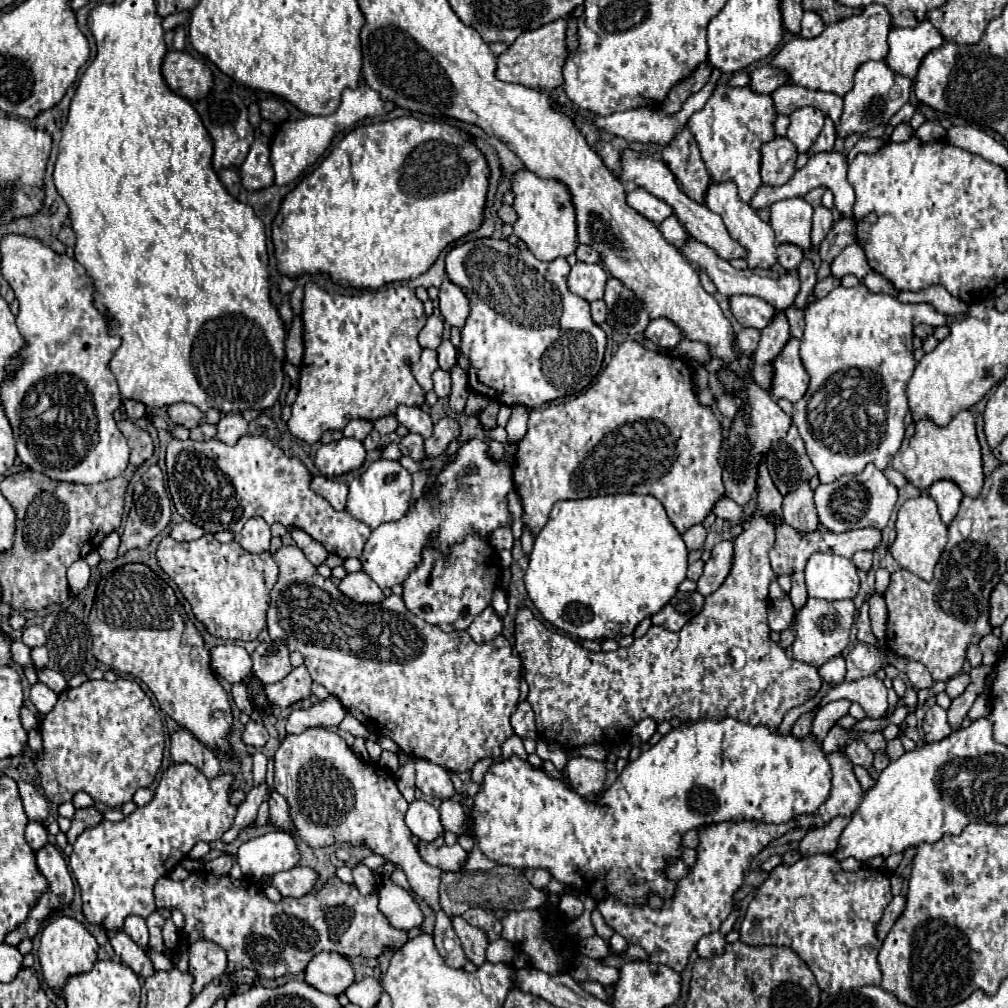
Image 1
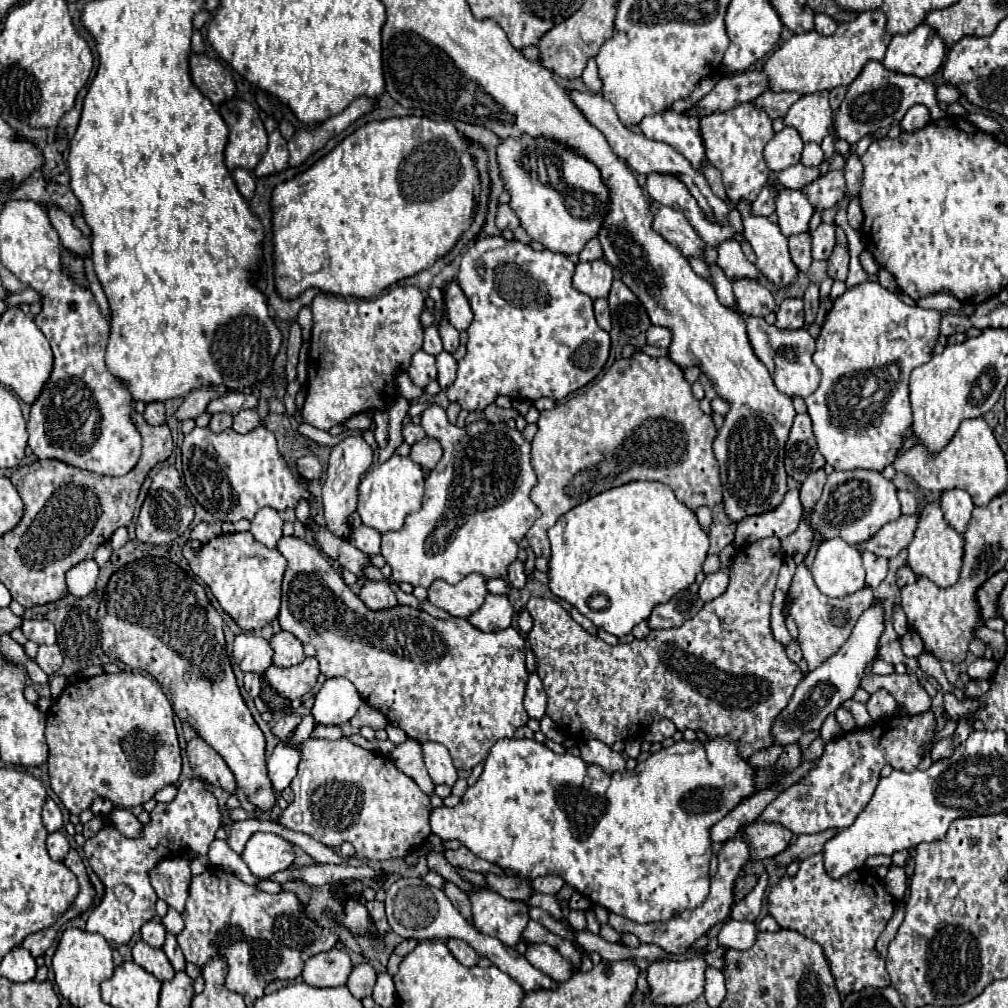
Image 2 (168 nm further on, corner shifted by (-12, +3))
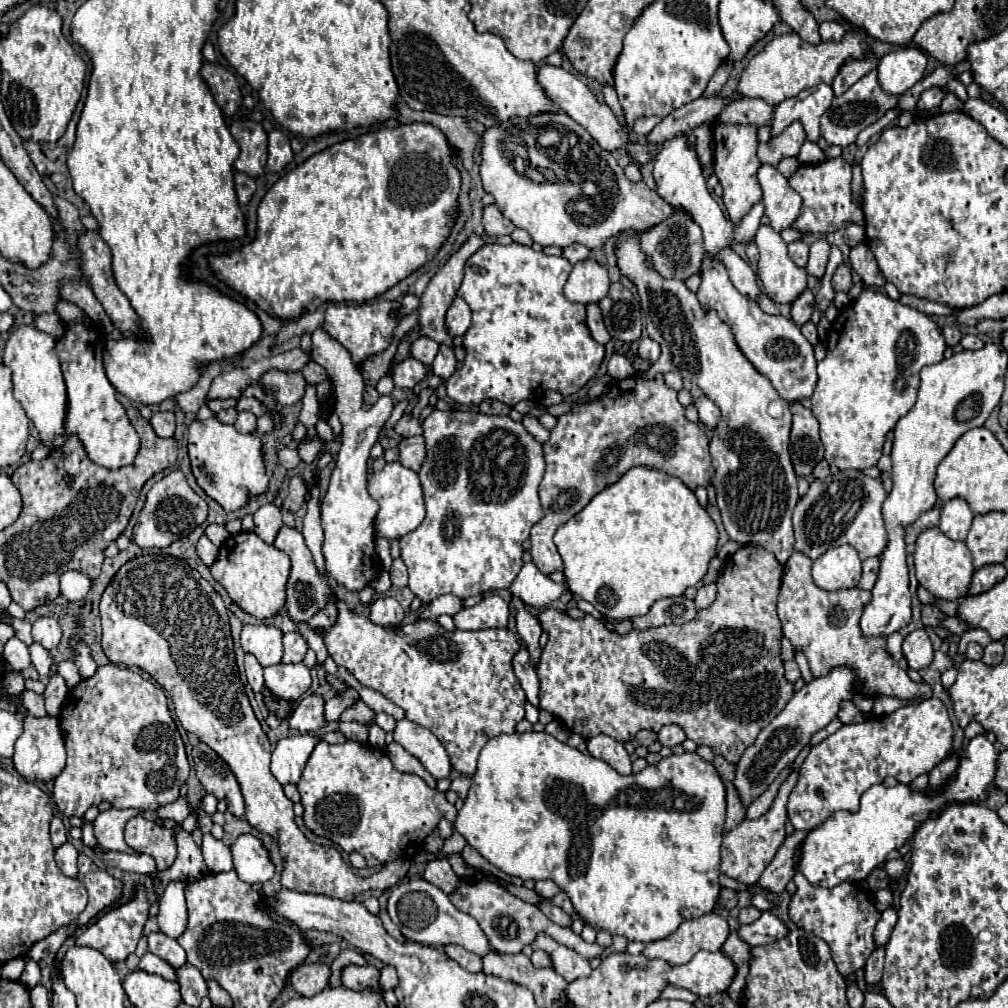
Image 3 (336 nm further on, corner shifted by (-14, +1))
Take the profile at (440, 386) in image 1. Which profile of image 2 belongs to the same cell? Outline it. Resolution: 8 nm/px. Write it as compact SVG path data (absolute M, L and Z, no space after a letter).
M440 352L436 356L436 368L438 368L438 384L442 390L446 390L456 380L458 362L452 358L450 352Z

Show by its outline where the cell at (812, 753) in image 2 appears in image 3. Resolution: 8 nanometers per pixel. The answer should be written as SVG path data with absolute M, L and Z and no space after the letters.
M794 770L784 784L778 790L778 796L774 798L770 810L760 816L758 820L750 820L744 818L744 822L740 822L734 830L730 830L728 834L724 834L722 840L722 858L720 858L720 872L742 882L742 884L756 884L760 874L764 872L764 868L770 864L770 860L774 858L774 854L778 852L778 848L782 846L782 842L786 840L786 800L790 796L790 790L794 790L796 782L798 782L798 774L800 770Z

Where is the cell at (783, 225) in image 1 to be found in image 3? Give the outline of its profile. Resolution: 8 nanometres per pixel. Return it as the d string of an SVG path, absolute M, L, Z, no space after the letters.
M762 164L758 170L758 182L762 186L762 202L766 206L766 216L770 218L770 226L776 232L790 228L800 214L802 198L794 192L788 180L770 164Z

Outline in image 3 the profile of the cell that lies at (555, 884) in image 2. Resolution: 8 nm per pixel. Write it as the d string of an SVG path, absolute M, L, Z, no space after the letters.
M540 880L540 882L536 882L536 892L538 892L542 898L552 898L554 894L560 892L560 888L558 888L552 880Z

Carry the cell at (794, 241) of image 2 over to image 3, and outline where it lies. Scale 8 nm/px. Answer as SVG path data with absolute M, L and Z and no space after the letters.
M796 240L796 242L792 242L792 244L788 244L788 252L790 252L790 258L798 264L798 266L806 266L806 262L808 262L808 252L810 252L810 246L806 244L806 242L802 242L802 240Z

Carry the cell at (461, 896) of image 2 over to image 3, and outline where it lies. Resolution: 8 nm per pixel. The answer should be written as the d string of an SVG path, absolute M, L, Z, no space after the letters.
M444 858L432 860L424 870L424 878L428 882L436 884L446 894L454 894L454 890L458 890L458 886L460 886L460 878L454 874L452 866Z

